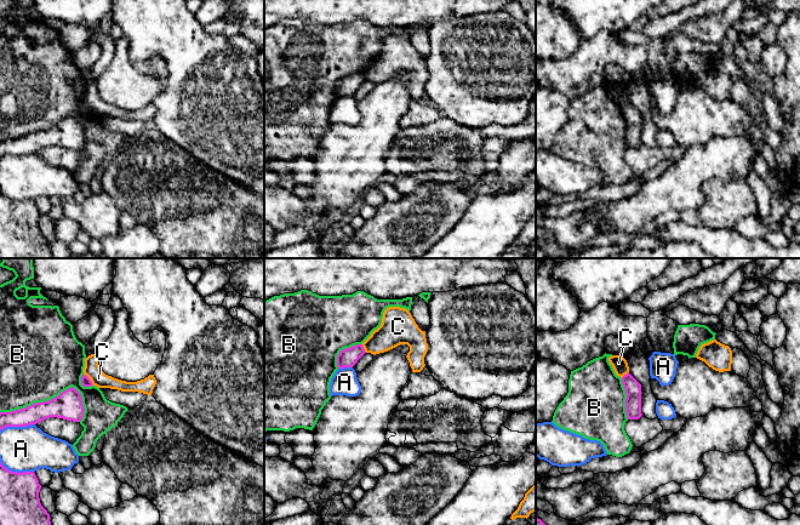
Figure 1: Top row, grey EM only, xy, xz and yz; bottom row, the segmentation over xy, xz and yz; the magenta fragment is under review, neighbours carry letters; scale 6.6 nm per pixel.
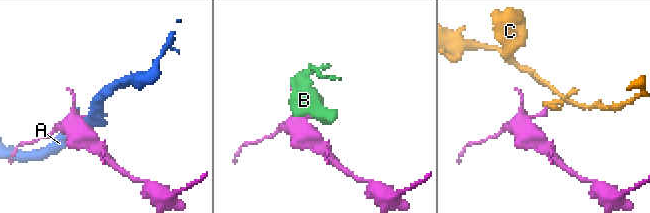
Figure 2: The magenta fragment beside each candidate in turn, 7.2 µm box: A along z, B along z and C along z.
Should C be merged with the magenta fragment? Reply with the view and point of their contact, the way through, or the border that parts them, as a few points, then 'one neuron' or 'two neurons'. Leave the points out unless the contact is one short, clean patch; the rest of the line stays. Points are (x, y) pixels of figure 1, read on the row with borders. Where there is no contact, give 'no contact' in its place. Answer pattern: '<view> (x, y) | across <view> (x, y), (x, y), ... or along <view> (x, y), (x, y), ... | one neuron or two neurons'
xy (90, 380) | along xy (84, 374), (93, 384) | two neurons

